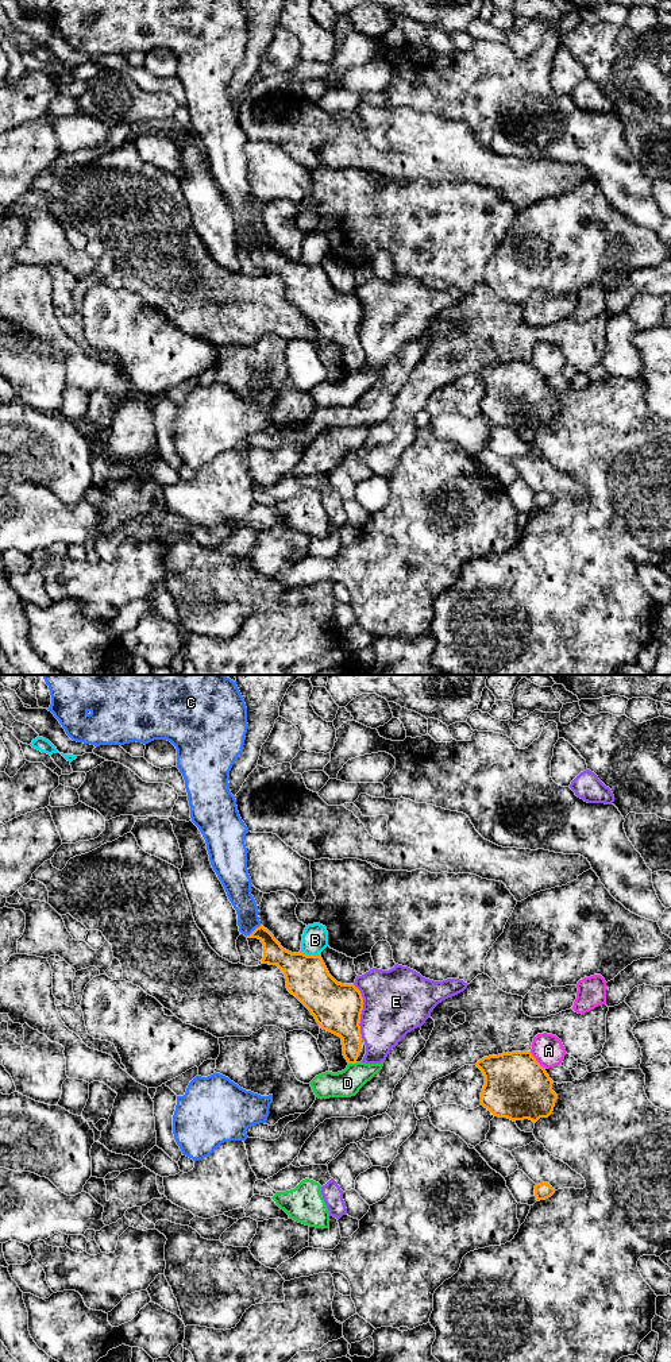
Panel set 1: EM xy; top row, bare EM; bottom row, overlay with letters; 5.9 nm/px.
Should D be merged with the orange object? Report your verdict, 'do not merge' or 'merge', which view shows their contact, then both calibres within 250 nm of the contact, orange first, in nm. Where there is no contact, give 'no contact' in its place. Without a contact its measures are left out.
do not merge | xy | 180/160 nm

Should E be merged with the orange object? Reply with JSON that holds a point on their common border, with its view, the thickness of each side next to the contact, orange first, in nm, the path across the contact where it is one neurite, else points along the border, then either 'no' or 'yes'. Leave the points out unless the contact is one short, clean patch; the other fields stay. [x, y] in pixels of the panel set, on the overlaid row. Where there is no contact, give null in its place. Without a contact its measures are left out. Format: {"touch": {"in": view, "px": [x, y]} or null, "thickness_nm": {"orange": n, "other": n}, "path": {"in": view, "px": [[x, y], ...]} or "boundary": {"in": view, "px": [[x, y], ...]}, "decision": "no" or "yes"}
{"touch": {"in": "xy", "px": [361, 1013]}, "thickness_nm": {"orange": 300, "other": 380}, "decision": "no"}

